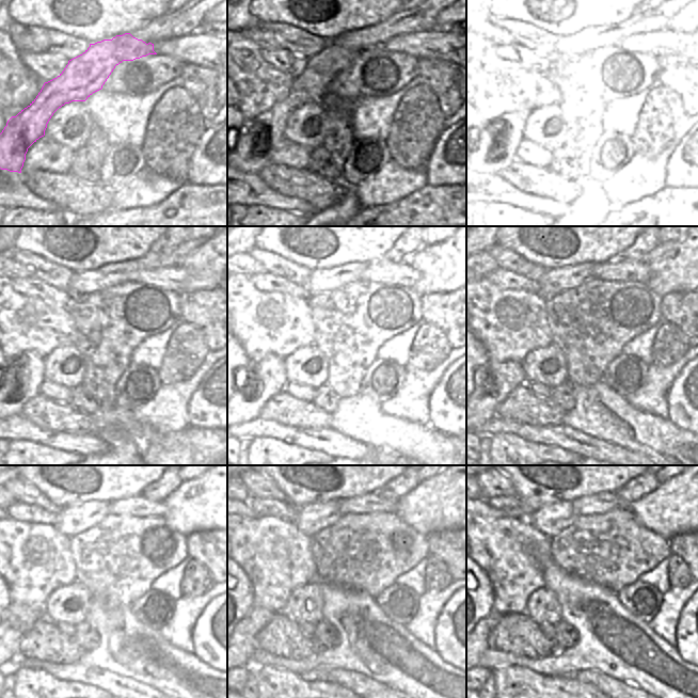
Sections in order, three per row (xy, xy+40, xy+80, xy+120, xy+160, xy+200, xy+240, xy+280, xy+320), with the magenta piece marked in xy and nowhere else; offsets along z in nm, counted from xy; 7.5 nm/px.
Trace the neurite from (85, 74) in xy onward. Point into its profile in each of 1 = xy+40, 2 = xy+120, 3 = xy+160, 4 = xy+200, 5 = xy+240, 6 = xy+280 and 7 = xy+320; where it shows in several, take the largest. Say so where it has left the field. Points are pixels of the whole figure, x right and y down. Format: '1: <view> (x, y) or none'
1: xy+40 (250, 151)
2: xy+120 (21, 381)
3: xy+160 (263, 380)
4: xy+200 (501, 378)
5: xy+240 (19, 619)
6: xy+280 (249, 627)
7: xy+320 (490, 622)

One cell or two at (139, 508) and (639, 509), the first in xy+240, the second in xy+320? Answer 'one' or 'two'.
two

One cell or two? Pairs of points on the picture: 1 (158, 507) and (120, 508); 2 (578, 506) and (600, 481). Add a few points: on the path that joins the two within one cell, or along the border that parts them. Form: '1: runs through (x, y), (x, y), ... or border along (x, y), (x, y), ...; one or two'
1: runs through (148, 508), (129, 508); one
2: border along (612, 491), (582, 495), (572, 501); two

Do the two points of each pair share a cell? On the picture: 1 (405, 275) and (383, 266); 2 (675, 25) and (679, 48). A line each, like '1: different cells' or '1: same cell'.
1: same cell
2: different cells

